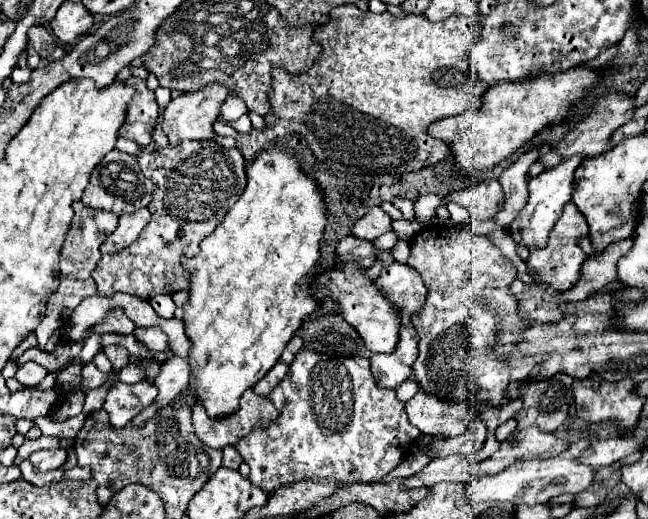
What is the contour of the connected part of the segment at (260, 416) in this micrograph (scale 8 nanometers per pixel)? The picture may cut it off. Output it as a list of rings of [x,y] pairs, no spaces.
[[[246,390],[242,394],[238,412],[222,420],[210,420],[200,406],[196,406],[192,412],[196,436],[202,440],[202,444],[210,448],[224,448],[228,444],[236,444],[254,428],[268,428],[274,418],[274,404],[268,398],[256,396],[252,390]]]

